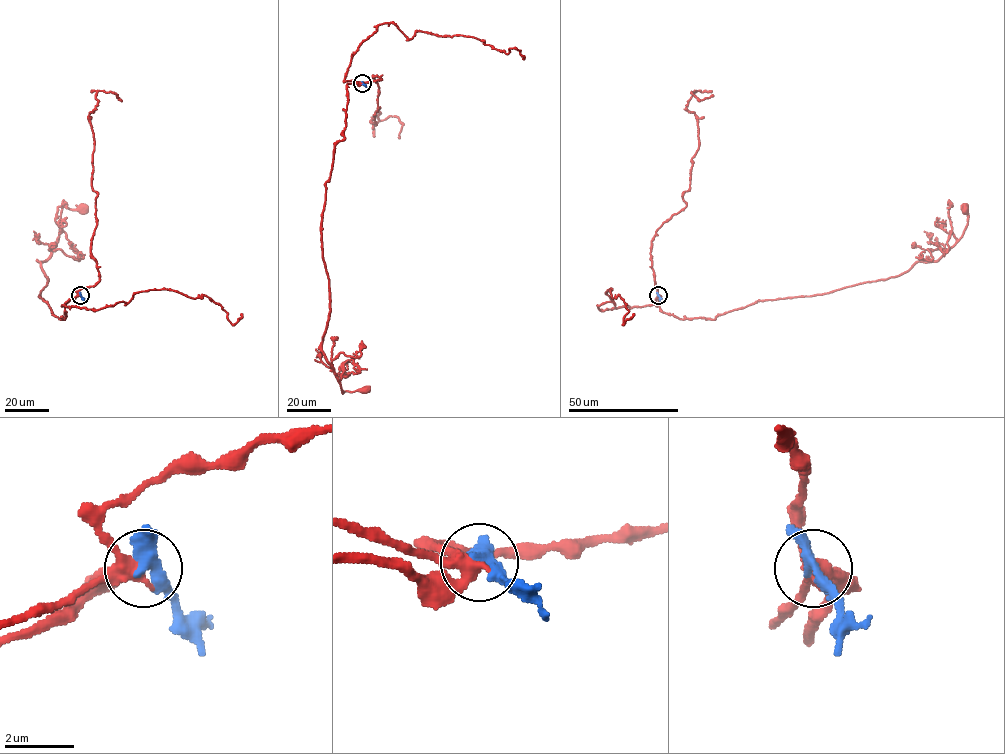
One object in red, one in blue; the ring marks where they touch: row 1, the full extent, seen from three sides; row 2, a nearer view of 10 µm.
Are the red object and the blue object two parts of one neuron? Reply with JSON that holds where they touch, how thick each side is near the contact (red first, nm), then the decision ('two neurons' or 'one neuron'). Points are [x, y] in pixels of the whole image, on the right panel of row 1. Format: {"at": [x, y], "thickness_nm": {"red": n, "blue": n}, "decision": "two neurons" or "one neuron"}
{"at": [658, 295], "thickness_nm": {"red": 400, "blue": 360}, "decision": "two neurons"}

